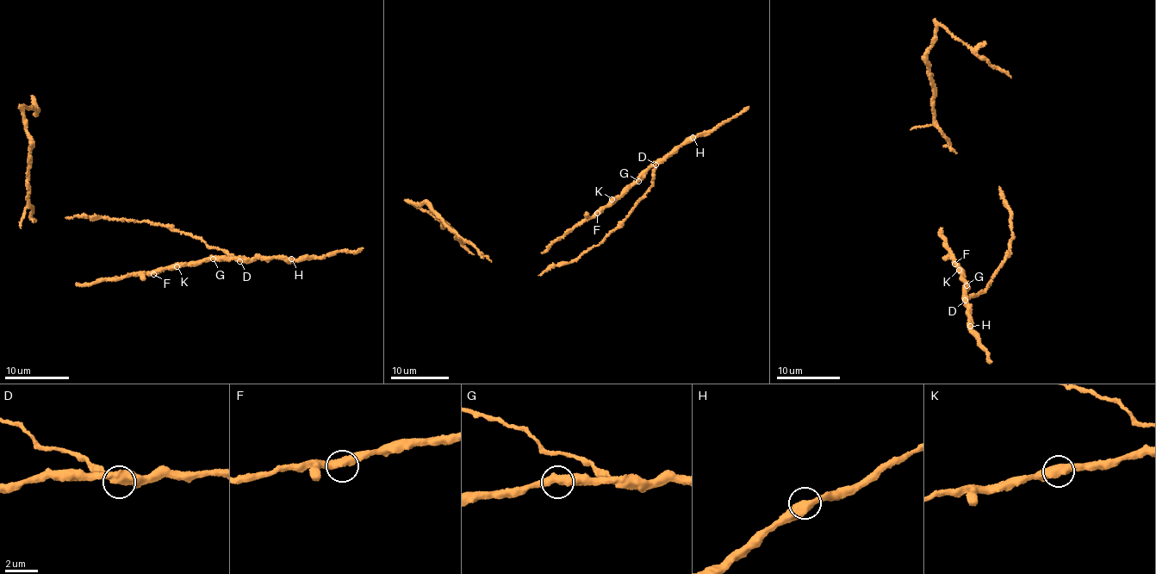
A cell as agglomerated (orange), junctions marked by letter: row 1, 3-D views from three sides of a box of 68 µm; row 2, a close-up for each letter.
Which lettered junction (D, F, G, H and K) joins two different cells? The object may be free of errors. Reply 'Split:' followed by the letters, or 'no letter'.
Split: D

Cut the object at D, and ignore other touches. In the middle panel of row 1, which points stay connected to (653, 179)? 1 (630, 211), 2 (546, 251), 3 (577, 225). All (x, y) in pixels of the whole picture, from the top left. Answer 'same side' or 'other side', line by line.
1: same side
2: other side
3: other side

